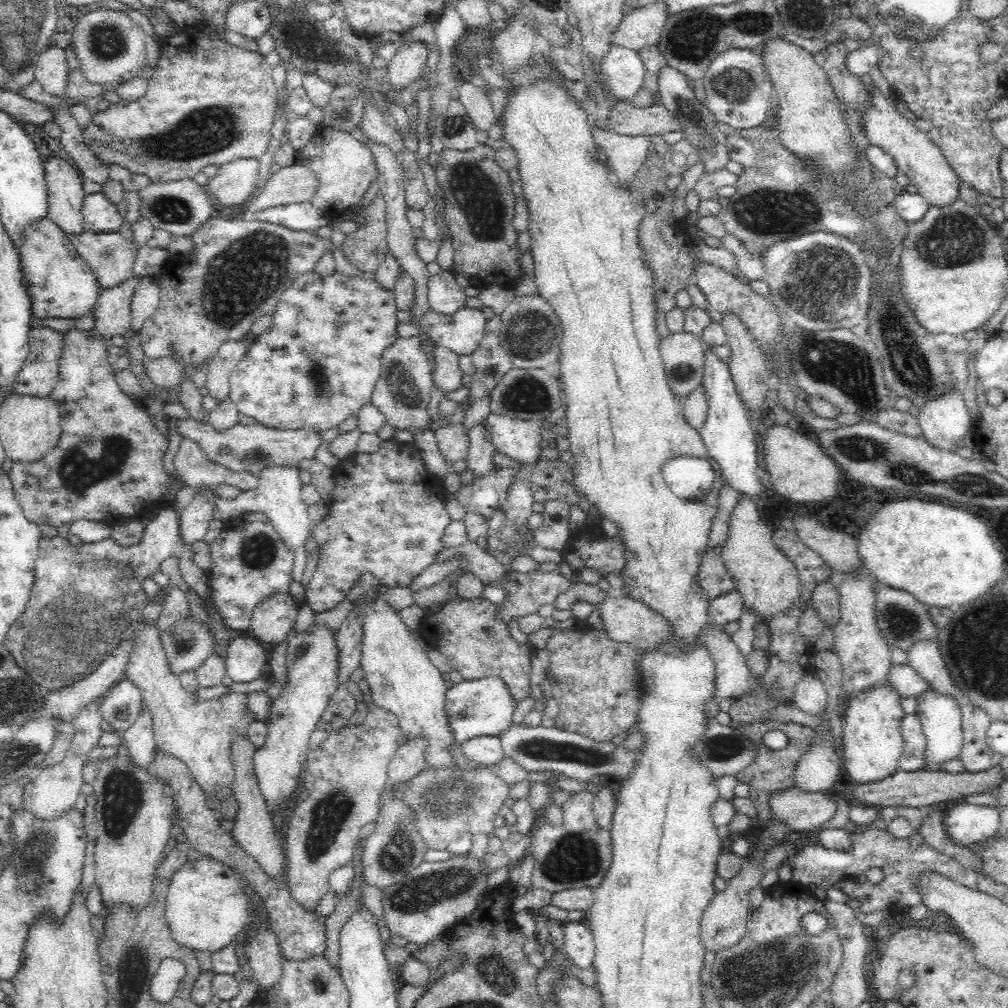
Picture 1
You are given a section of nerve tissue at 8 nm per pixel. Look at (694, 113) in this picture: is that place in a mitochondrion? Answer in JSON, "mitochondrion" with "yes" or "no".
{"mitochondrion":"yes"}

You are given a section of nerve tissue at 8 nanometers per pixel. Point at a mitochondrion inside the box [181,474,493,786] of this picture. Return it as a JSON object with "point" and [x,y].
{"point":[257,552]}

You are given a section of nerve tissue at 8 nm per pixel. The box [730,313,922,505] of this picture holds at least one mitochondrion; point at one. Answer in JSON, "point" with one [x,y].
{"point":[847,368]}

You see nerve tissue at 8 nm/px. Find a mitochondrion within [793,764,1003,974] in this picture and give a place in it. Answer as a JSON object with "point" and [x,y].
{"point":[854,878]}

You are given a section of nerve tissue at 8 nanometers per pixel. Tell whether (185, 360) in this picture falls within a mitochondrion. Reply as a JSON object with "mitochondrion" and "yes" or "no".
{"mitochondrion":"no"}

